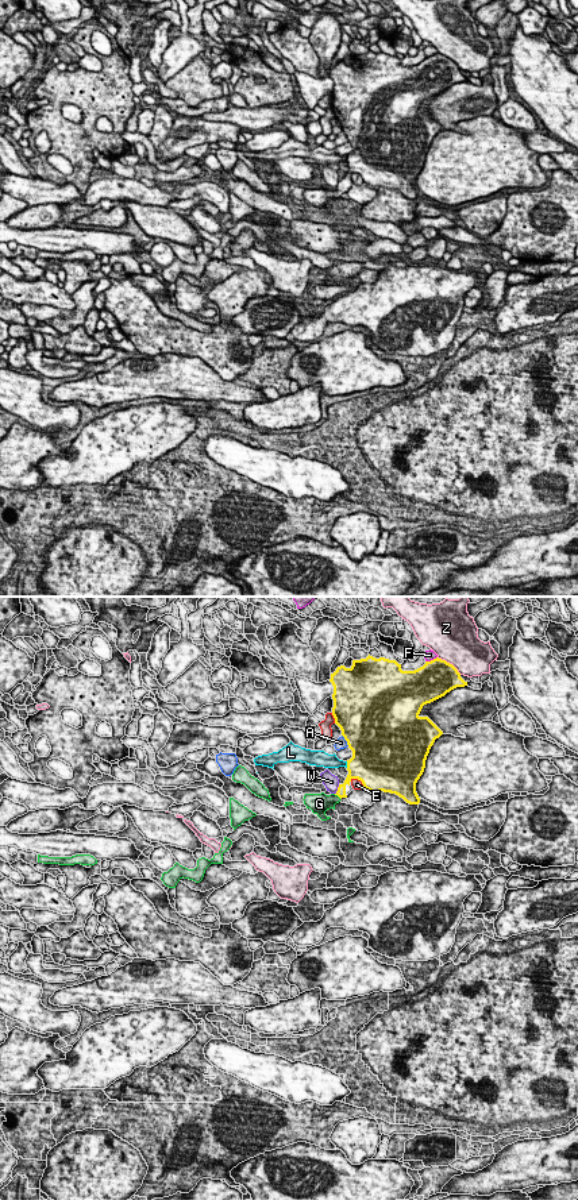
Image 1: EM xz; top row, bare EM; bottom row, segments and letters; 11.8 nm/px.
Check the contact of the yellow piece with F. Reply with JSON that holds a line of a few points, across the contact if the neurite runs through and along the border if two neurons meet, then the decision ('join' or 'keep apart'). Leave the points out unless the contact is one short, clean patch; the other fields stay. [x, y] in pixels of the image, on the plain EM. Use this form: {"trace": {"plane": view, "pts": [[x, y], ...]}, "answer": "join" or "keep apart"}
{"trace": {"plane": "xz", "pts": [[436, 51], [426, 57]]}, "answer": "keep apart"}

